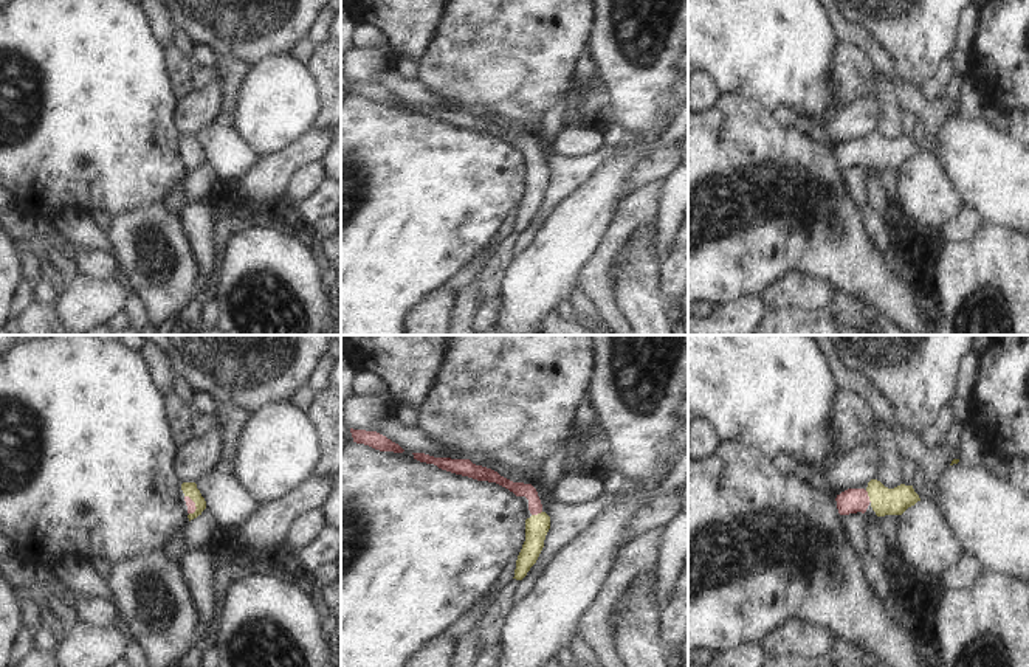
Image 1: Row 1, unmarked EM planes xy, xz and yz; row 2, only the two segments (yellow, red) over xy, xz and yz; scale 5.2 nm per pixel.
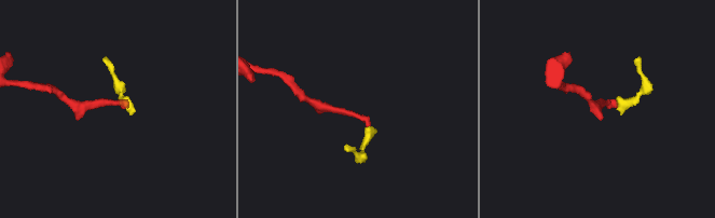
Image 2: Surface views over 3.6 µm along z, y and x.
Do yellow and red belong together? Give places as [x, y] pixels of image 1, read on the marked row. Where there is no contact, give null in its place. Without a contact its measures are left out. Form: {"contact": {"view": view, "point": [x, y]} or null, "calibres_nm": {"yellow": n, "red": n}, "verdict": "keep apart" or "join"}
{"contact": {"view": "yz", "point": [868, 495]}, "calibres_nm": {"yellow": 140, "red": 130}, "verdict": "join"}

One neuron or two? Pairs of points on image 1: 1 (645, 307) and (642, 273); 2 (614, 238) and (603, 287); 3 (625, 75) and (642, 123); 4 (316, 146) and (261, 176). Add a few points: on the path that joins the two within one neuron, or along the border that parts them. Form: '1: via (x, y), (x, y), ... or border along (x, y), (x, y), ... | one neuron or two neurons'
1: via (642, 300), (642, 281) | one neuron
2: via (611, 250), (603, 262), (603, 275) | one neuron
3: via (636, 87), (636, 106), (639, 110) | one neuron
4: via (302, 154), (275, 174) | one neuron

